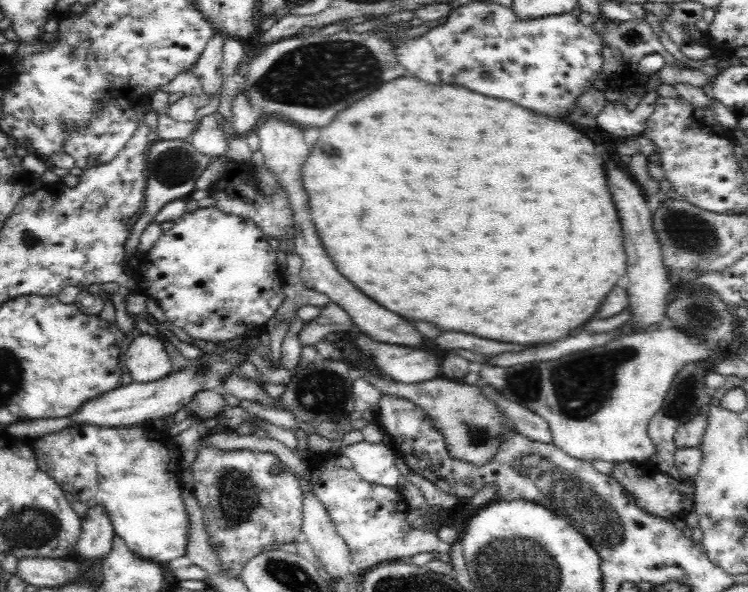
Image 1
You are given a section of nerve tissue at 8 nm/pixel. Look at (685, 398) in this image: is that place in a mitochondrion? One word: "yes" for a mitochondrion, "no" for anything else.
yes

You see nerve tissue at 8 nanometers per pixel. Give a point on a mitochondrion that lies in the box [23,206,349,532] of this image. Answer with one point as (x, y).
(235, 496)

